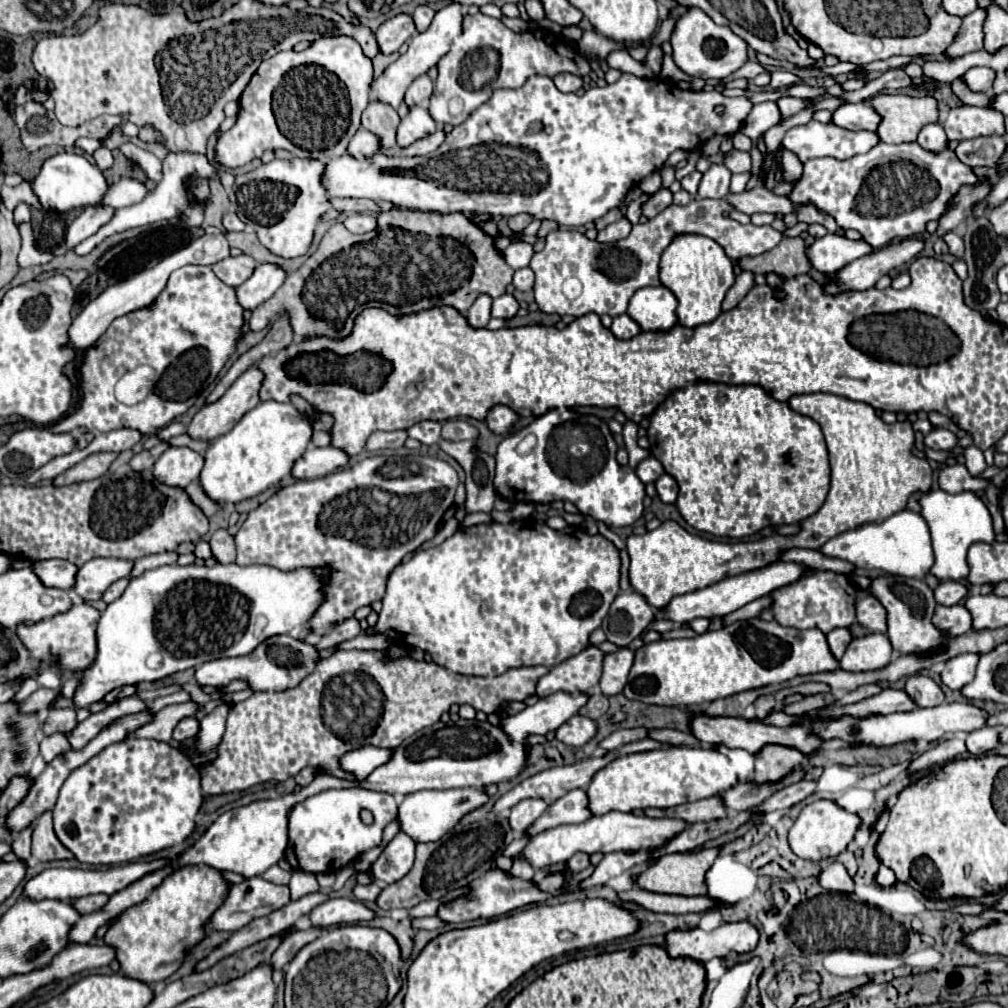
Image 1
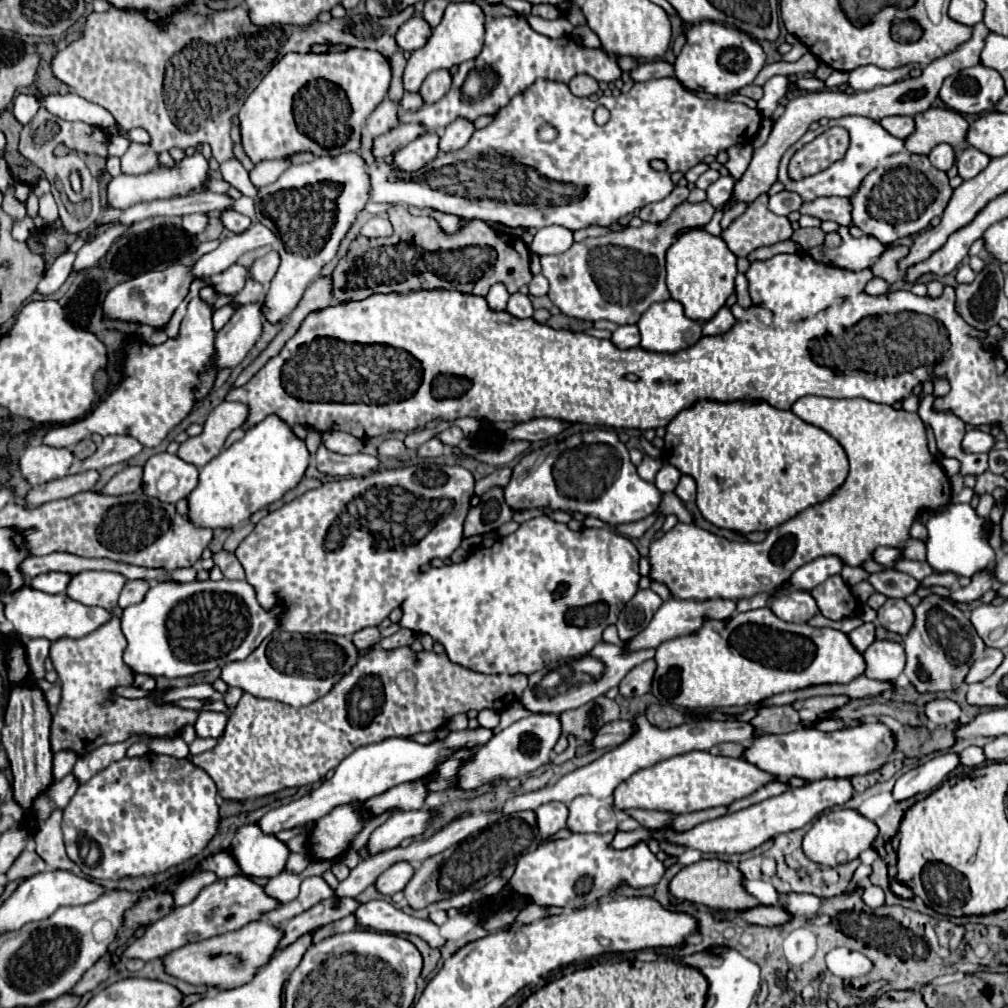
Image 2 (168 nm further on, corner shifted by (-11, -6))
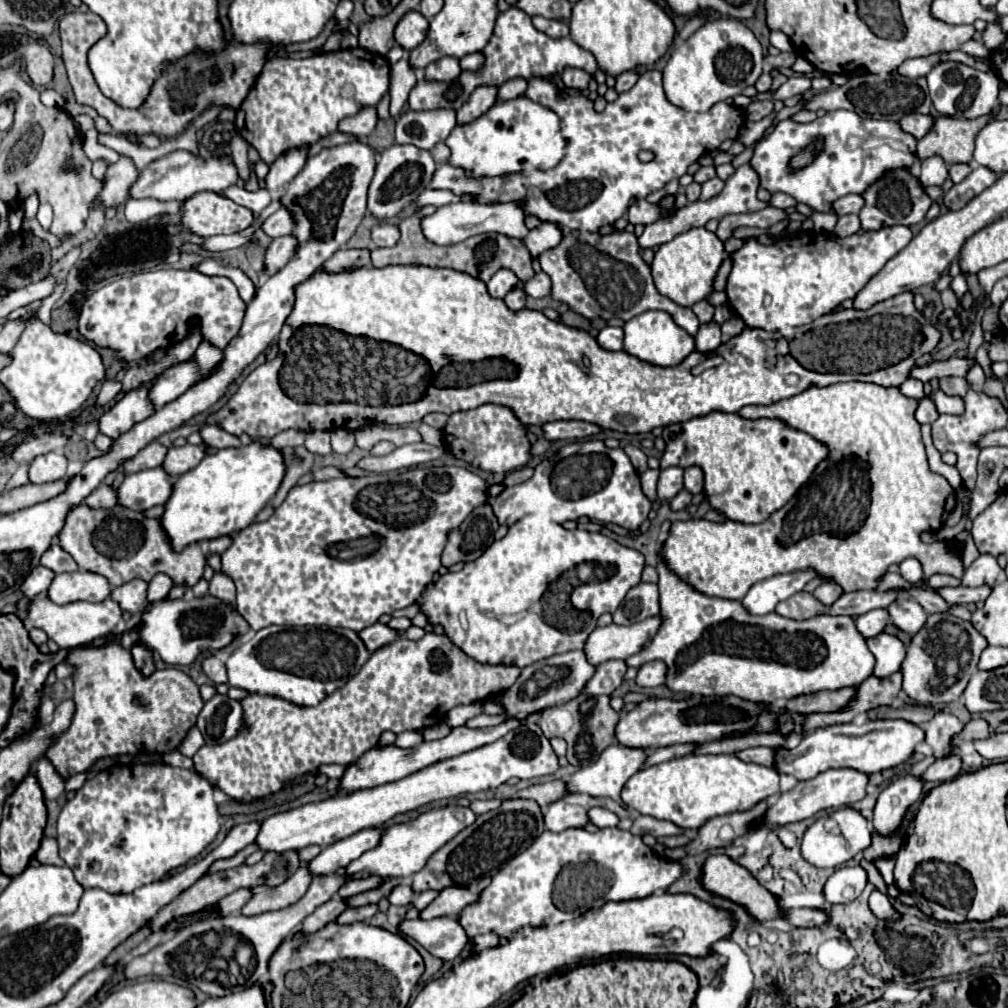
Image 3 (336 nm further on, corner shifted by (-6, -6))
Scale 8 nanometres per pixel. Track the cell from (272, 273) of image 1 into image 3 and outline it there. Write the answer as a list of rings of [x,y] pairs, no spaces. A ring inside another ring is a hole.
[[[203,341],[189,361],[169,367],[151,387],[151,401],[155,401],[155,409],[165,407],[167,403],[181,397],[187,389],[207,379],[223,361],[223,357],[223,349],[209,341]]]

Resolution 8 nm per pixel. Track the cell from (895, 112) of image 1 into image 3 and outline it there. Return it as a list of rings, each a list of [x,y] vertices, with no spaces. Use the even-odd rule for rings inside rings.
[[[939,115],[933,121],[933,127],[929,129],[929,133],[917,141],[917,157],[923,161],[931,155],[941,155],[945,159],[945,163],[971,163],[973,159],[973,141],[975,135],[991,121],[991,115],[985,117],[977,117],[977,119],[957,119],[957,117],[945,117]]]

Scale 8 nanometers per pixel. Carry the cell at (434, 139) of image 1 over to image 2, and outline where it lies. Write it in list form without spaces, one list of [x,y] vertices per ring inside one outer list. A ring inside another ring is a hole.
[[[458,117],[456,121],[452,121],[452,125],[446,127],[444,135],[440,137],[440,151],[448,153],[448,151],[462,149],[470,141],[474,131],[476,131],[476,127],[472,121],[464,121],[462,117]]]

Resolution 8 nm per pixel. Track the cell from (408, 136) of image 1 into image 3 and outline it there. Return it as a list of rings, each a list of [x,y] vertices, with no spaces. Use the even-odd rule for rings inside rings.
[[[391,145],[385,149],[377,161],[375,175],[369,187],[369,211],[377,219],[393,217],[397,215],[405,205],[409,205],[421,191],[427,189],[433,171],[437,169],[433,157],[425,149],[415,149],[415,145]]]

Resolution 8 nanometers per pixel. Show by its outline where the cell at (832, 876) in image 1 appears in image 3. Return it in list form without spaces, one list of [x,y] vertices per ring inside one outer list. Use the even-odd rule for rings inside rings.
[[[873,891],[871,893],[871,897],[869,897],[869,907],[871,907],[871,911],[879,917],[879,919],[897,919],[899,917],[899,913],[891,907],[891,903],[889,903],[889,897],[887,895],[883,895],[881,891]]]

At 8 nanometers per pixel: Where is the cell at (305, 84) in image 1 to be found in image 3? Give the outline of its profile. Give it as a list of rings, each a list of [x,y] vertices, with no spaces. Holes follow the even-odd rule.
[[[361,47],[319,53],[305,59],[271,57],[265,63],[261,75],[257,77],[253,89],[237,109],[235,129],[251,147],[257,149],[259,157],[267,165],[271,165],[281,153],[297,147],[309,147],[319,139],[325,139],[327,135],[335,133],[341,119],[355,115],[363,107],[377,105],[381,97],[387,93],[387,89],[389,89],[389,61]]]

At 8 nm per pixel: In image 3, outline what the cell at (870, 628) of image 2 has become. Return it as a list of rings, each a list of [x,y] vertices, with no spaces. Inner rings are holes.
[[[873,609],[869,613],[863,613],[857,617],[855,627],[863,635],[863,639],[871,639],[883,631],[883,627],[889,623],[885,609]]]

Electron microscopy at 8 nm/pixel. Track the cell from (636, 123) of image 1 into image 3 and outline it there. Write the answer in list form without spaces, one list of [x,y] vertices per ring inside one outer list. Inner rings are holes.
[[[645,71],[635,87],[621,93],[613,103],[607,103],[603,113],[597,113],[593,109],[593,101],[589,97],[567,97],[561,93],[559,85],[555,85],[551,79],[545,77],[533,77],[527,81],[527,89],[523,93],[531,101],[551,109],[557,113],[561,121],[561,135],[569,143],[567,155],[561,159],[561,163],[553,169],[541,171],[533,169],[519,175],[497,175],[497,177],[471,177],[465,173],[463,167],[455,167],[451,163],[441,163],[437,171],[433,173],[433,179],[429,183],[431,189],[447,189],[455,195],[471,195],[477,203],[521,203],[525,215],[533,215],[541,221],[553,221],[561,227],[575,229],[575,231],[597,231],[605,225],[613,225],[623,213],[629,209],[629,201],[647,197],[653,191],[663,189],[671,179],[679,179],[687,173],[687,167],[695,163],[701,155],[715,151],[723,141],[737,139],[739,131],[745,121],[745,113],[729,105],[725,101],[715,103],[709,111],[703,113],[689,113],[677,105],[673,105],[665,91],[663,91],[663,77],[661,71]],[[641,149],[649,149],[655,153],[655,159],[651,163],[641,163],[637,159],[637,153]]]

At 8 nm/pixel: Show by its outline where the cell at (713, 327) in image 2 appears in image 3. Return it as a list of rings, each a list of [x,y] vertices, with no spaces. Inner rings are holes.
[[[703,323],[699,327],[699,333],[695,335],[695,347],[697,351],[709,353],[721,345],[721,325],[719,323]]]

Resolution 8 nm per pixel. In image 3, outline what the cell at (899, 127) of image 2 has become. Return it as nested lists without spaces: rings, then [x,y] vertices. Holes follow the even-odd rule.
[[[907,115],[899,121],[899,125],[905,133],[911,133],[915,139],[921,139],[927,133],[927,129],[931,129],[931,121],[931,115]]]

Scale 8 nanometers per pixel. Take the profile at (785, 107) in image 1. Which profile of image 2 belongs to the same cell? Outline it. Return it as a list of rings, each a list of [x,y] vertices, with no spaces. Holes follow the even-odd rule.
[[[978,23],[974,27],[974,33],[972,33],[972,39],[966,41],[964,45],[960,45],[956,51],[932,61],[930,65],[924,67],[922,75],[920,77],[910,77],[910,79],[902,79],[902,81],[896,81],[896,83],[890,83],[890,85],[880,85],[880,87],[874,87],[870,91],[856,91],[852,95],[848,93],[840,93],[840,91],[808,91],[808,93],[800,93],[796,95],[792,101],[786,103],[786,111],[784,115],[776,121],[766,145],[758,147],[752,151],[752,161],[748,165],[748,169],[744,171],[744,175],[736,181],[734,185],[734,193],[732,193],[732,199],[724,203],[724,209],[730,209],[734,207],[736,203],[752,203],[756,197],[760,197],[762,193],[766,193],[770,189],[772,183],[776,183],[776,175],[778,175],[778,163],[784,155],[784,151],[796,143],[810,127],[812,121],[820,121],[822,117],[826,119],[838,119],[838,117],[844,117],[844,115],[862,115],[862,117],[870,117],[870,119],[884,119],[884,117],[890,117],[890,115],[916,115],[916,113],[924,113],[928,111],[934,101],[936,101],[936,95],[940,91],[940,85],[942,81],[952,75],[952,73],[958,73],[966,67],[974,67],[980,63],[980,53],[984,49],[984,39],[988,35],[988,27],[984,23]]]

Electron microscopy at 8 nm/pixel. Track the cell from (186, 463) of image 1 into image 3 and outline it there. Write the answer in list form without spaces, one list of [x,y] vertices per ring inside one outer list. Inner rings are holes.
[[[163,467],[143,469],[127,475],[117,491],[121,505],[145,511],[167,503],[173,493],[173,479]]]

